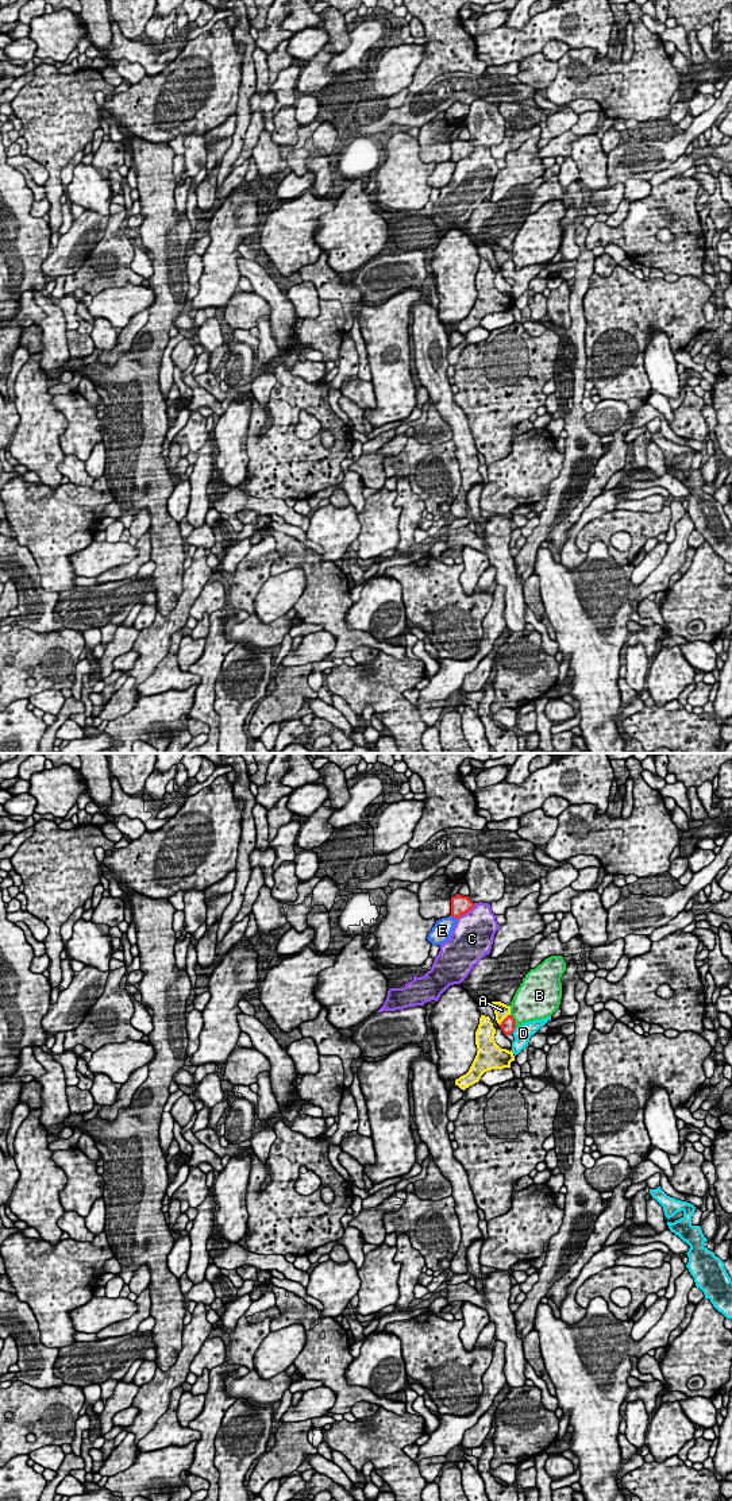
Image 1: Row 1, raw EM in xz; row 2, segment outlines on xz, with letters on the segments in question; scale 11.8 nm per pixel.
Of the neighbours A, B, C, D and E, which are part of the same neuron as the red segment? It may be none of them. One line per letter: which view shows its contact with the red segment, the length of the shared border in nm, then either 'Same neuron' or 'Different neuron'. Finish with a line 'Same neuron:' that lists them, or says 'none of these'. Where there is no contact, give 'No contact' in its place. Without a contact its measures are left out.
A: Touches red in xz. Shared border 190 nm. Different neuron
B: Touches red in xz. Shared border 170 nm. Different neuron
C: Touches red in xz. Shared border 300 nm. Different neuron
D: Touches red in xz. Shared border 100 nm. Same neuron
E: Touches red in xz. Shared border 100 nm. Different neuron
Same neuron: D

